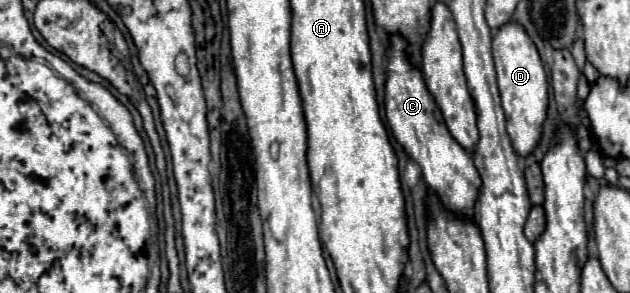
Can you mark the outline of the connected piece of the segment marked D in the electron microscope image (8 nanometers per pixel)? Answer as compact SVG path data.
M515 19L501 25L493 35L493 59L497 69L499 93L507 117L507 133L519 155L529 155L531 149L539 143L541 125L547 115L547 75L539 59L537 47L527 35L525 27Z

